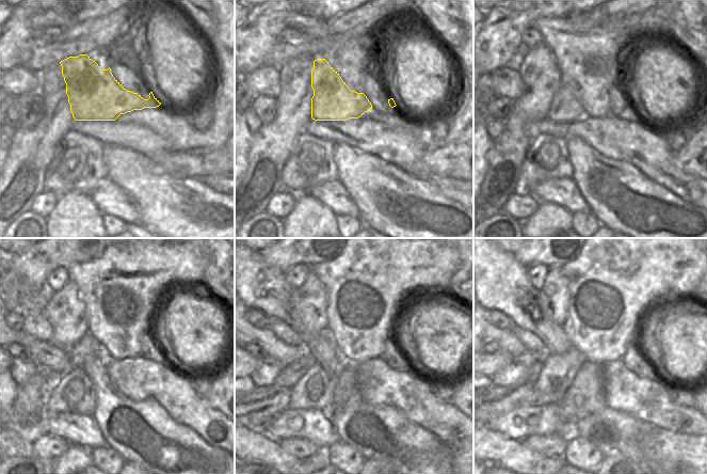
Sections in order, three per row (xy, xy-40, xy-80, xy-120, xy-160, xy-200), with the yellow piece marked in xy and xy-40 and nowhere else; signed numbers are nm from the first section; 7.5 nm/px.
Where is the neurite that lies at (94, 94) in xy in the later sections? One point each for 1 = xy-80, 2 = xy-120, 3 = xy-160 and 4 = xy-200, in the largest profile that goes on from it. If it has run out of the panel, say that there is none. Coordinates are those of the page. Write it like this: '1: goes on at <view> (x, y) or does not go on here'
1: goes on at xy-80 (565, 107)
2: goes on at xy-120 (86, 345)
3: goes on at xy-160 (293, 372)
4: goes on at xy-200 (535, 370)

